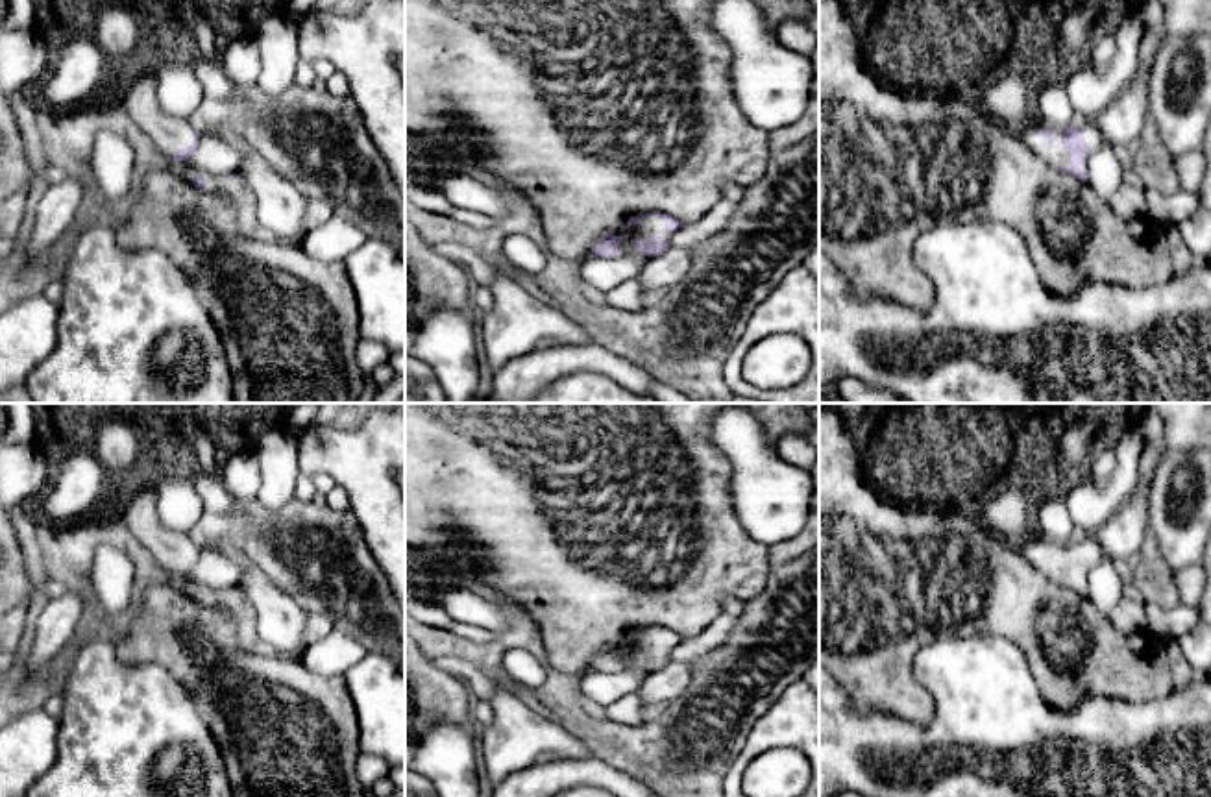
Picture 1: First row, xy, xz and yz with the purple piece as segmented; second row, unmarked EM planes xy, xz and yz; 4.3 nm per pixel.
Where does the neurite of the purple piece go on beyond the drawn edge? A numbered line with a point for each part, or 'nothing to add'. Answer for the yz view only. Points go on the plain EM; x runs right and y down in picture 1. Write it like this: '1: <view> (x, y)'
1: yz (1091, 548)
2: yz (1058, 570)

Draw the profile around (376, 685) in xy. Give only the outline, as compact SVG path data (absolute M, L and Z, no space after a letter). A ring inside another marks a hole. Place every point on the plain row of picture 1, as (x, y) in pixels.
M368 653L346 675L359 717L361 753L405 766L405 675L394 660Z

